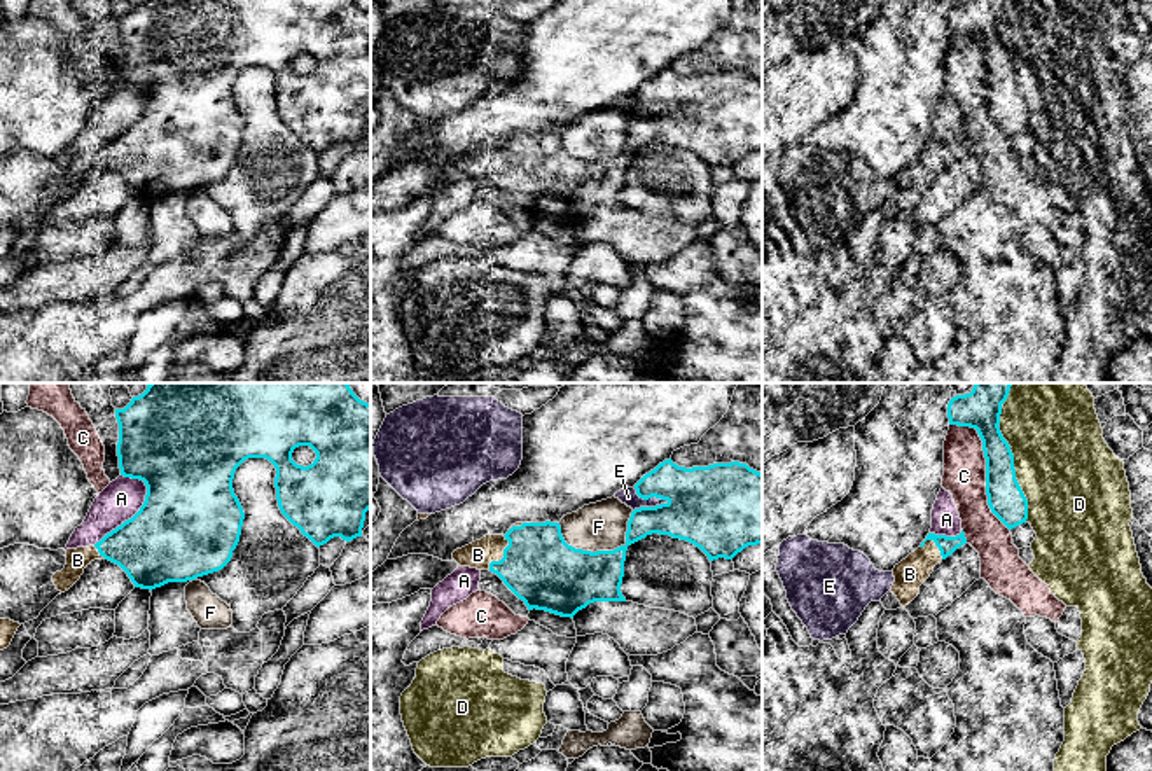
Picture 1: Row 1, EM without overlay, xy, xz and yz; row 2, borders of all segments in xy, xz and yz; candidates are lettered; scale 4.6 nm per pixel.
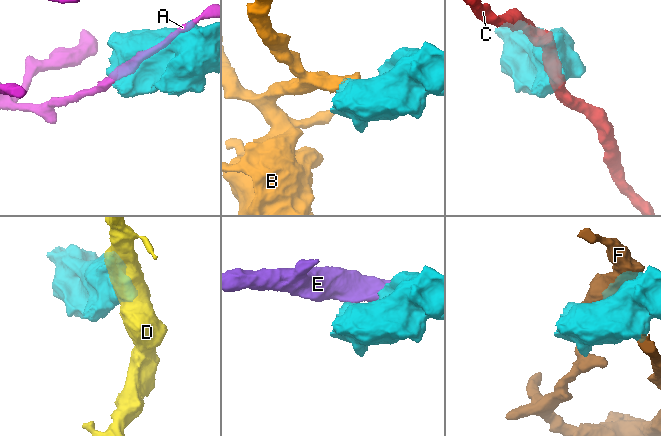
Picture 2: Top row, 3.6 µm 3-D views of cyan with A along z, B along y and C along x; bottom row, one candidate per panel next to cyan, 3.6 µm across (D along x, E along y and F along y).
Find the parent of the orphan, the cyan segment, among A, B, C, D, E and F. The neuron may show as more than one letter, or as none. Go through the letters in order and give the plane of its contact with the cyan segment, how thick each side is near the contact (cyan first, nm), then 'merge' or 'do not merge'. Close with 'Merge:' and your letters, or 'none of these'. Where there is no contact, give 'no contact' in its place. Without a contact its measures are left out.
A: meets cyan in xy; 460 nm thick on the cyan side, 180 nm on the other; do not merge
B: meets cyan in xz; 340 nm thick on the cyan side, 130 nm on the other; merge
C: meets cyan in yz; 170 nm thick on the cyan side, 190 nm on the other; do not merge
D: meets cyan in yz; 170 nm thick on the cyan side, 440 nm on the other; do not merge
E: meets cyan in xz; 340 nm thick on the cyan side, 70 nm on the other; do not merge
F: meets cyan in xz; 320 nm thick on the cyan side, 220 nm on the other; do not merge
Merge: B

